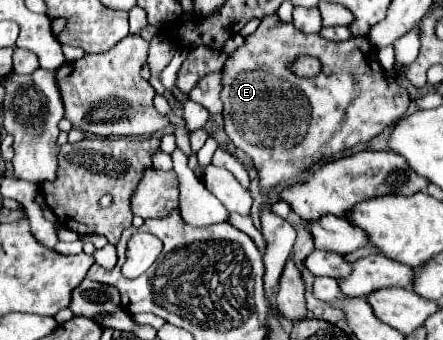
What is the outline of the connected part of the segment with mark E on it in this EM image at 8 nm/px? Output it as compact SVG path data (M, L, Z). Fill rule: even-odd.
M267 16L267 18L263 18L261 24L259 24L259 28L257 28L251 36L245 38L245 44L239 46L239 48L227 58L227 62L225 62L225 66L223 66L223 90L221 90L221 100L223 100L223 124L225 124L225 132L227 132L227 136L231 138L231 142L233 142L237 148L241 148L241 150L253 160L253 166L255 166L257 172L259 172L259 186L261 186L261 194L263 194L263 196L269 196L269 194L273 194L273 192L279 192L279 190L281 190L283 186L287 186L289 182L295 182L305 170L309 170L309 166L313 166L313 164L317 164L317 162L321 162L321 160L325 160L325 158L329 158L329 156L333 156L333 154L339 154L339 152L347 150L347 148L351 148L351 146L355 146L355 144L369 142L371 138L375 138L377 134L381 134L387 126L399 122L399 120L405 116L405 112L407 112L407 108L409 108L409 102L411 102L407 90L403 90L397 82L389 82L389 80L387 80L387 76L385 76L385 72L383 72L383 68L381 68L381 64L379 64L379 60L377 60L377 50L371 46L371 42L369 42L367 38L361 38L361 36L359 36L359 38L349 38L349 40L345 40L345 42L327 42L327 40L323 40L319 34L303 34L303 32L295 30L293 24L283 24L277 16ZM303 54L305 54L305 56L315 56L315 58L321 62L321 72L315 74L315 78L299 78L299 76L295 76L295 74L291 72L291 68L289 68L291 62L293 62L297 56L303 56Z

